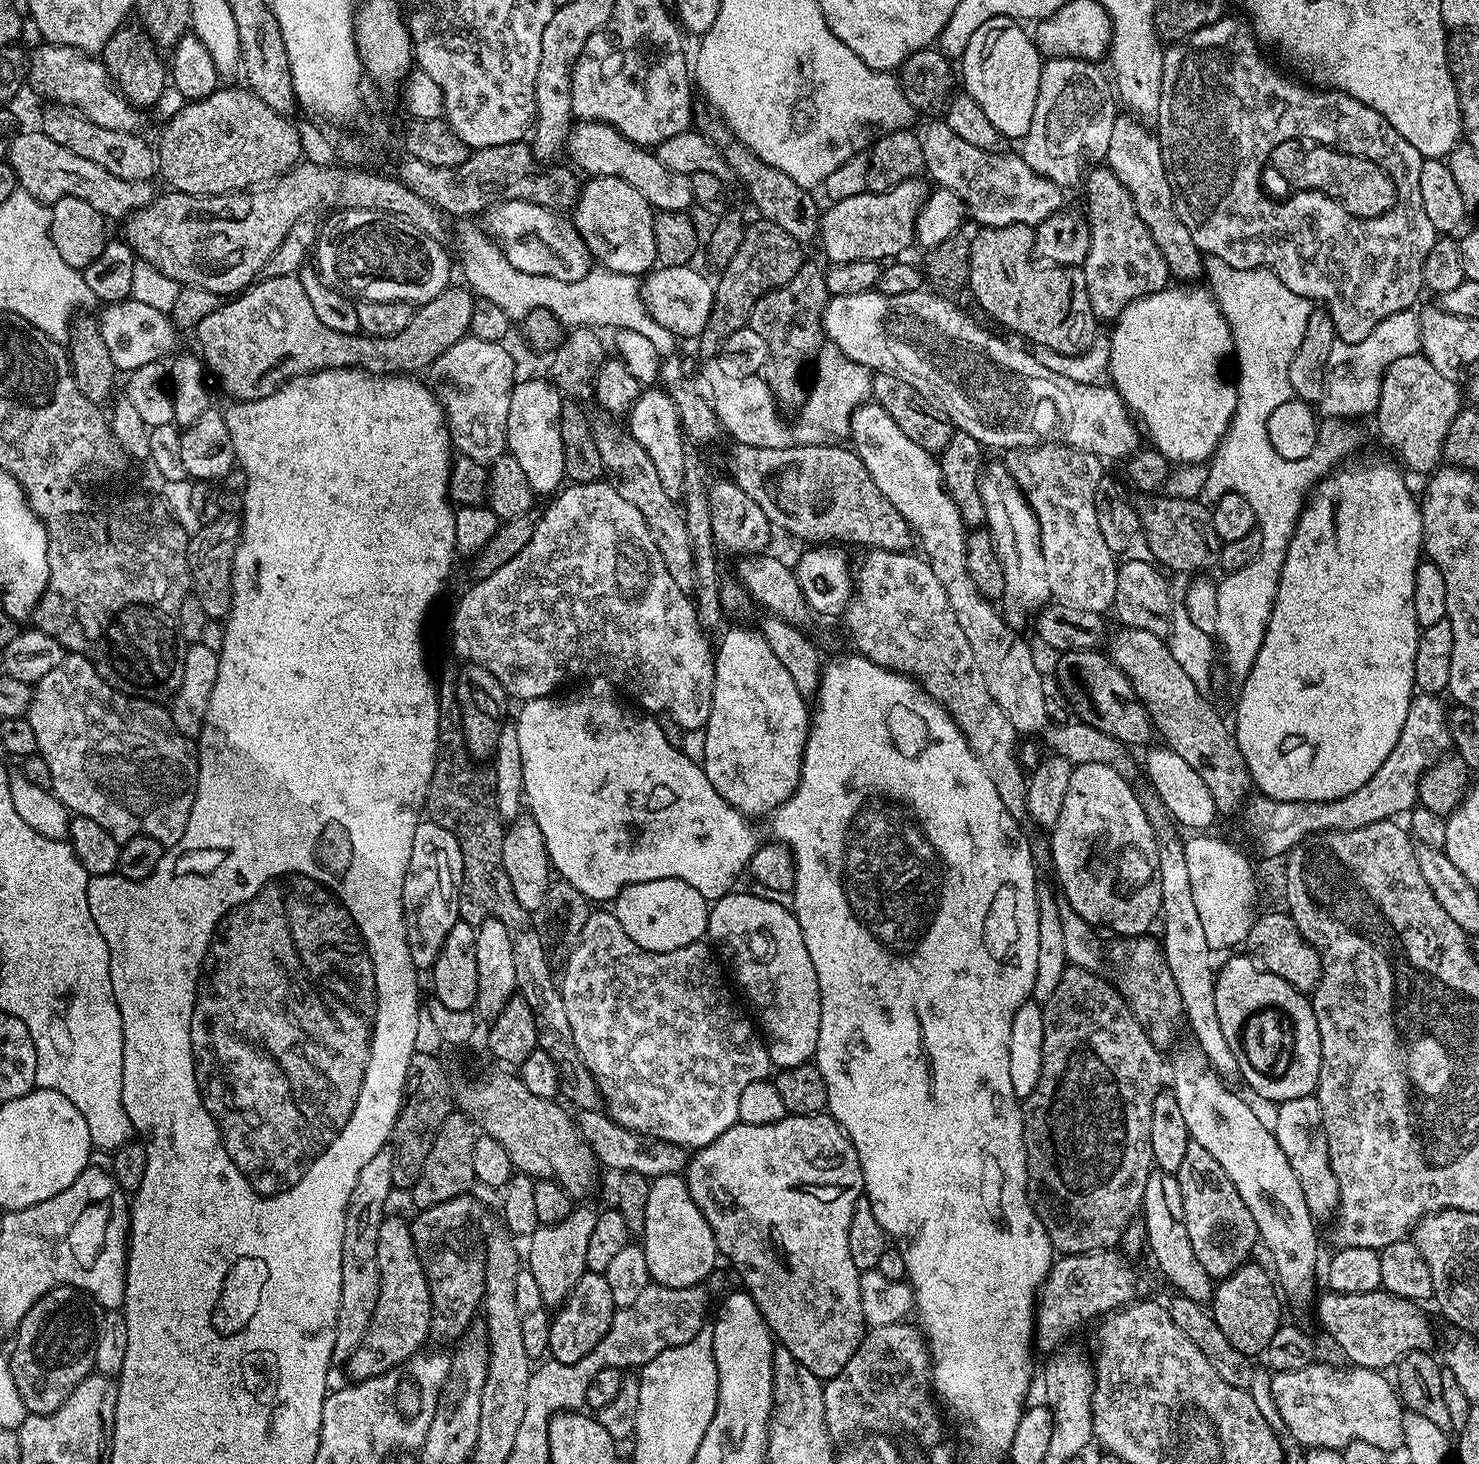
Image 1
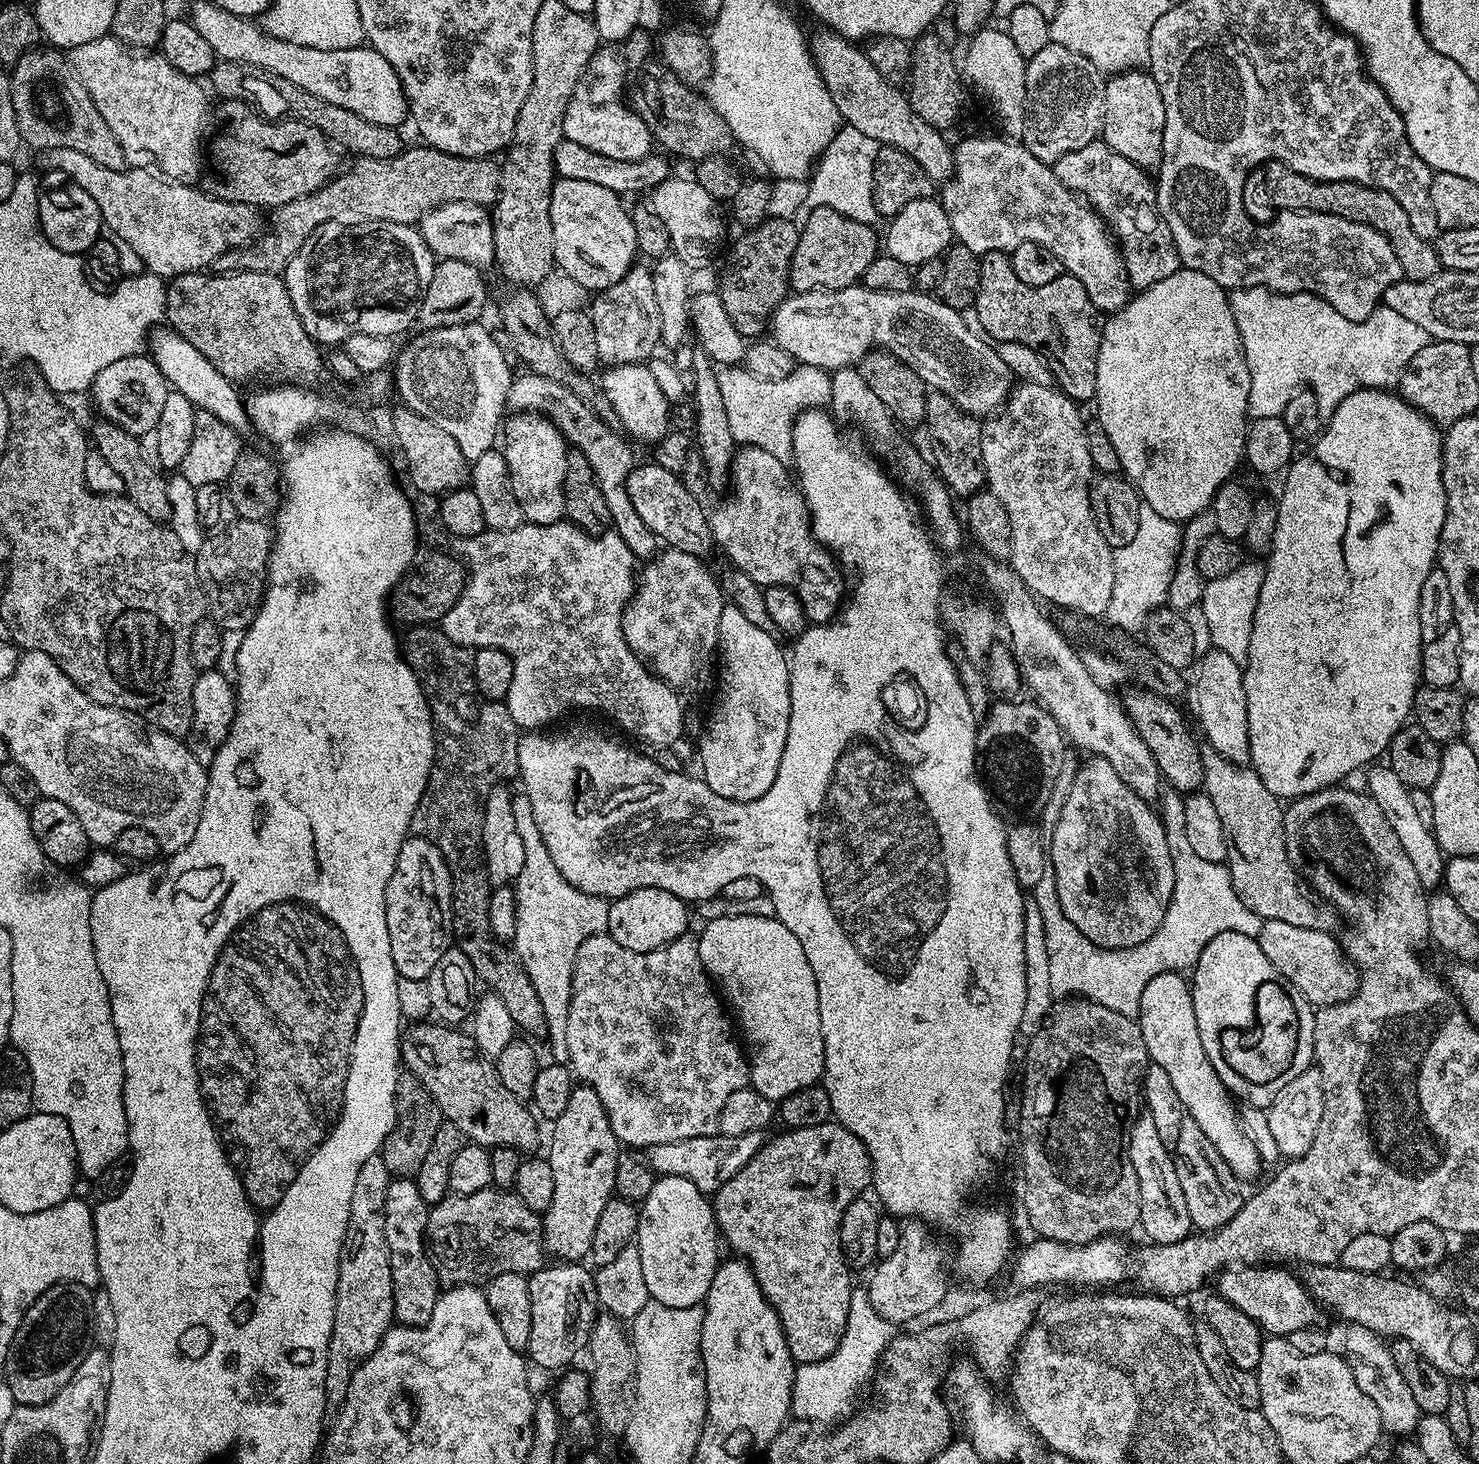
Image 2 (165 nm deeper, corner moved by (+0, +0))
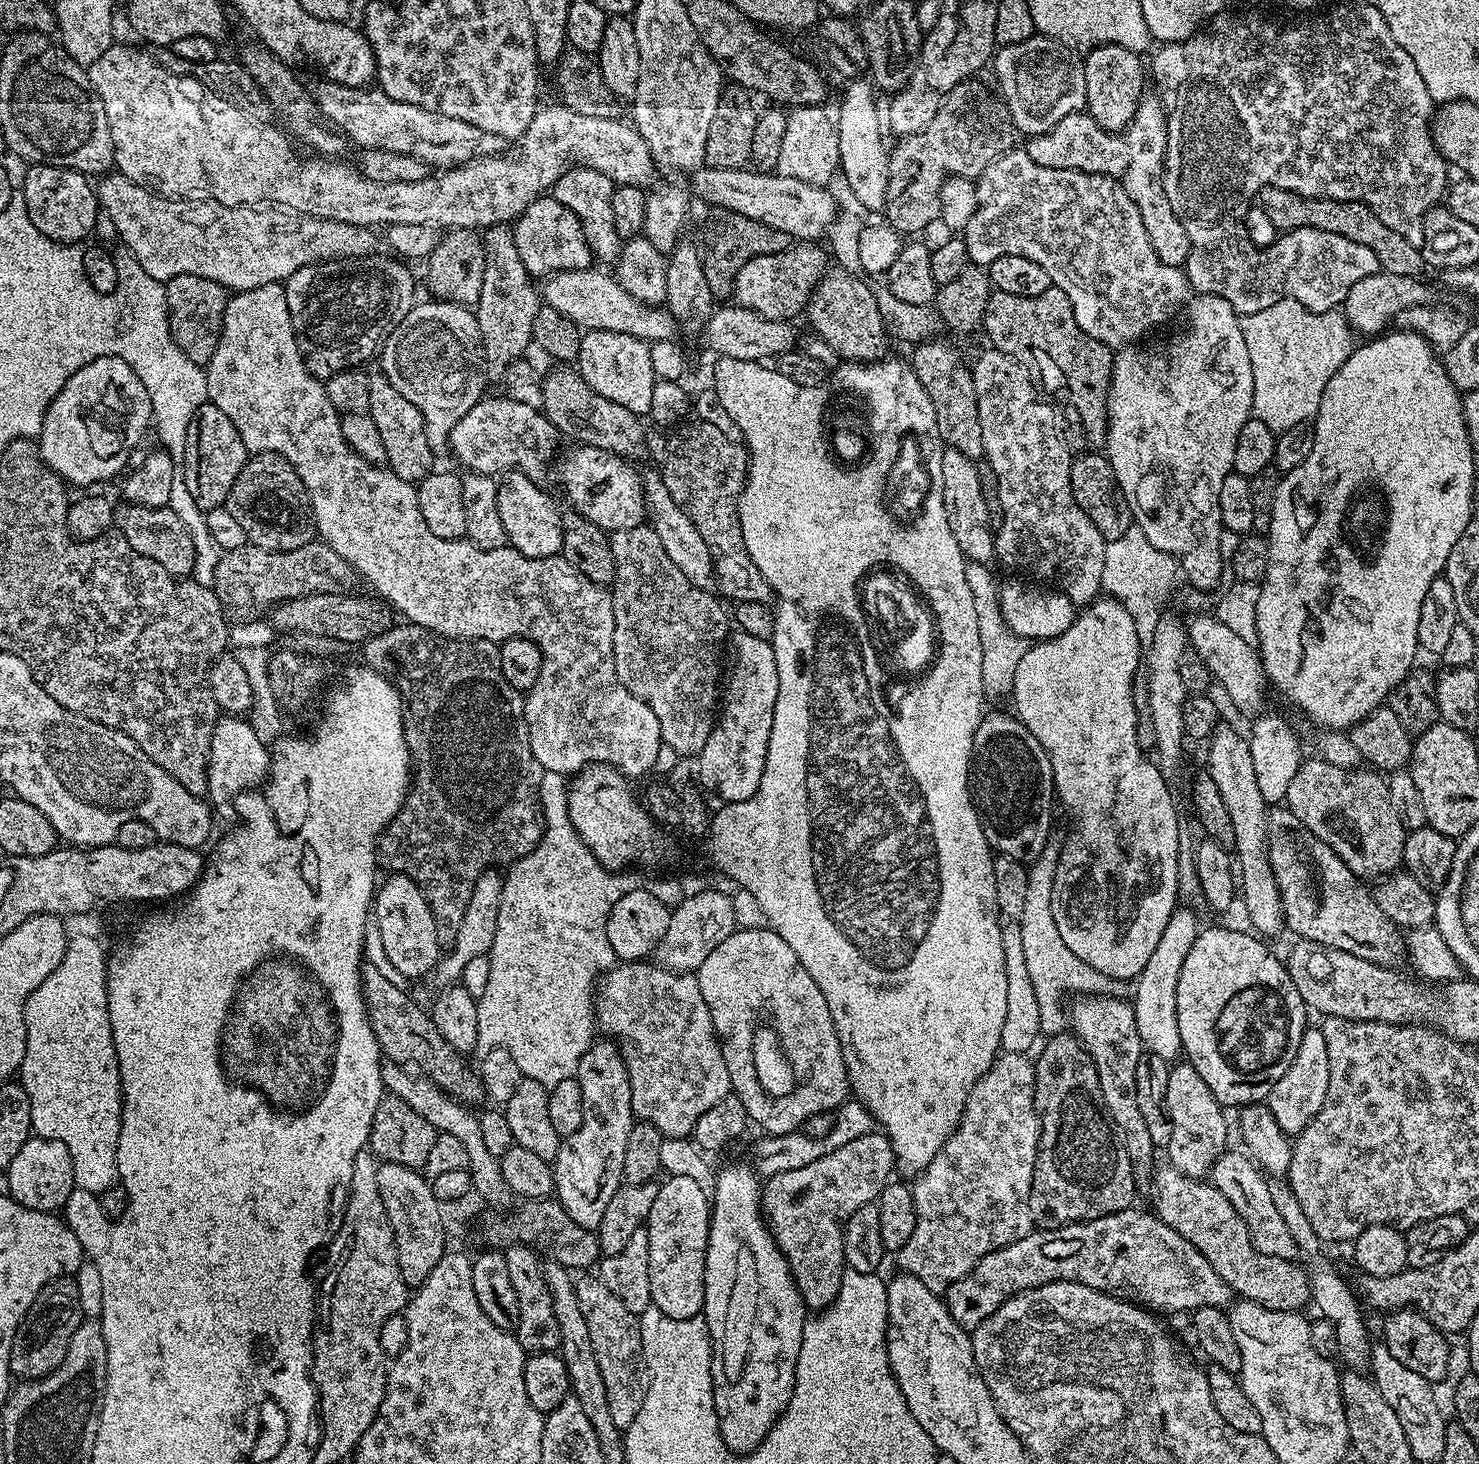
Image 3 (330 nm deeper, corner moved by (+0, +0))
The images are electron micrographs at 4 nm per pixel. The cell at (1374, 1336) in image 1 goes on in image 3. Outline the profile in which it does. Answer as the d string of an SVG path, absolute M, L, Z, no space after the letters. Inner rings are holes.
M1133 1206L1106 1214L1102 1218L1094 1218L1082 1224L1062 1224L1058 1228L1046 1228L1034 1230L1026 1238L1022 1238L1013 1244L1007 1244L1005 1248L994 1250L986 1254L961 1280L948 1287L946 1303L948 1313L965 1330L977 1328L998 1306L1002 1306L1011 1296L1024 1292L1028 1288L1046 1286L1050 1282L1078 1282L1085 1284L1098 1292L1109 1294L1119 1293L1121 1288L1137 1305L1160 1312L1185 1312L1191 1314L1197 1308L1223 1308L1227 1309L1233 1303L1234 1293L1229 1284L1222 1282L1218 1274L1214 1274L1214 1268L1202 1258L1202 1254L1186 1238L1182 1238L1176 1230L1170 1230L1166 1222L1162 1222L1156 1216L1155 1211L1143 1212L1139 1206Z

